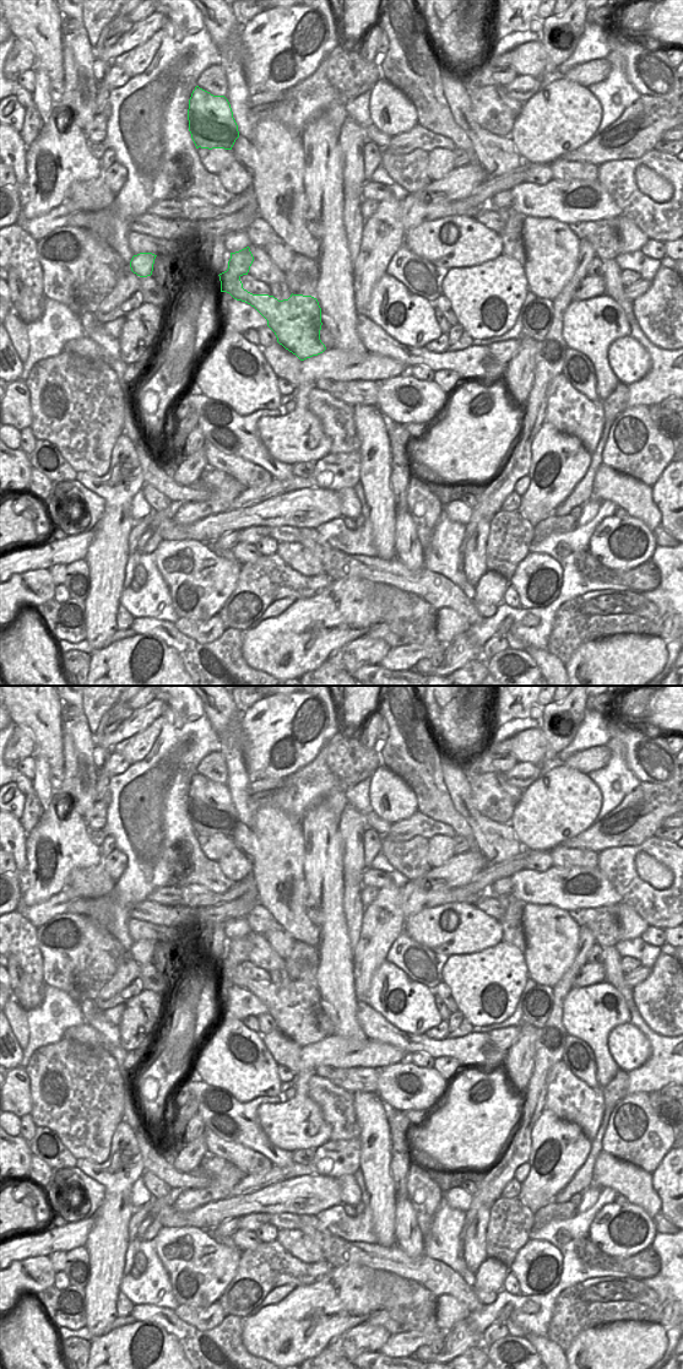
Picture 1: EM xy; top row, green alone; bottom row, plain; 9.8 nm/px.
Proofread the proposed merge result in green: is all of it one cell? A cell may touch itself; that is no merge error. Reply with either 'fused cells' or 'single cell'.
fused cells

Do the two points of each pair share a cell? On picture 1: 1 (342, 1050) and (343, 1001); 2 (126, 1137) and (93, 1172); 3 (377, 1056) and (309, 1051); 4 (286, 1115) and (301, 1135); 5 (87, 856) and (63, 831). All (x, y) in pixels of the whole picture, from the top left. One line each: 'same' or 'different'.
1: different
2: same
3: same
4: same
5: same

